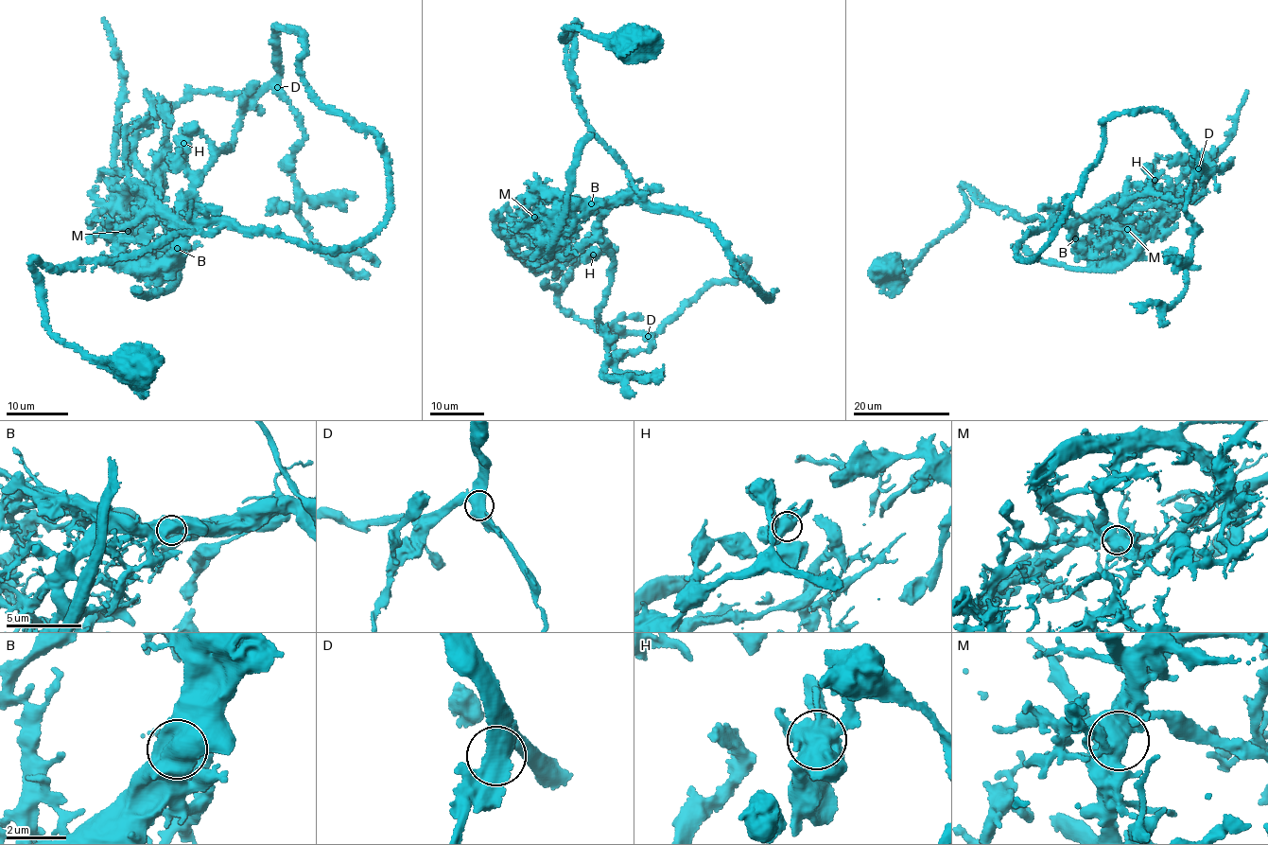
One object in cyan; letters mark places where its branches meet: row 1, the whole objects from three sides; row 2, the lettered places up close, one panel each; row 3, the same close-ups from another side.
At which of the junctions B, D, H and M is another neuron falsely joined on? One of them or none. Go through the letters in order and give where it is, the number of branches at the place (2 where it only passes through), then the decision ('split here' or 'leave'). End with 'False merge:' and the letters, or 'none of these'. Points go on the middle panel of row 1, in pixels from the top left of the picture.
B: (591, 203) | 4 | leave
D: (648, 336) | 3 | leave
H: (593, 255) | 4 | leave
M: (534, 217) | 4 | split here
False merge: M

